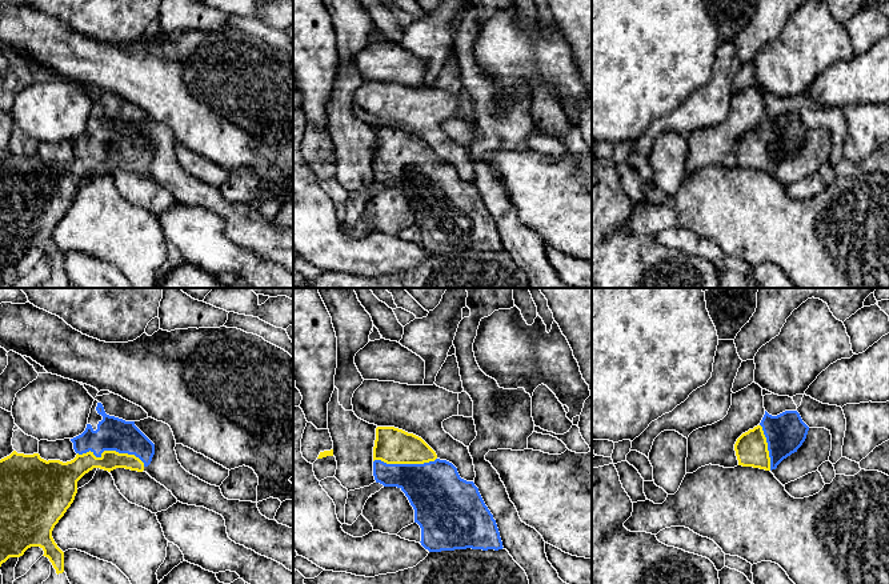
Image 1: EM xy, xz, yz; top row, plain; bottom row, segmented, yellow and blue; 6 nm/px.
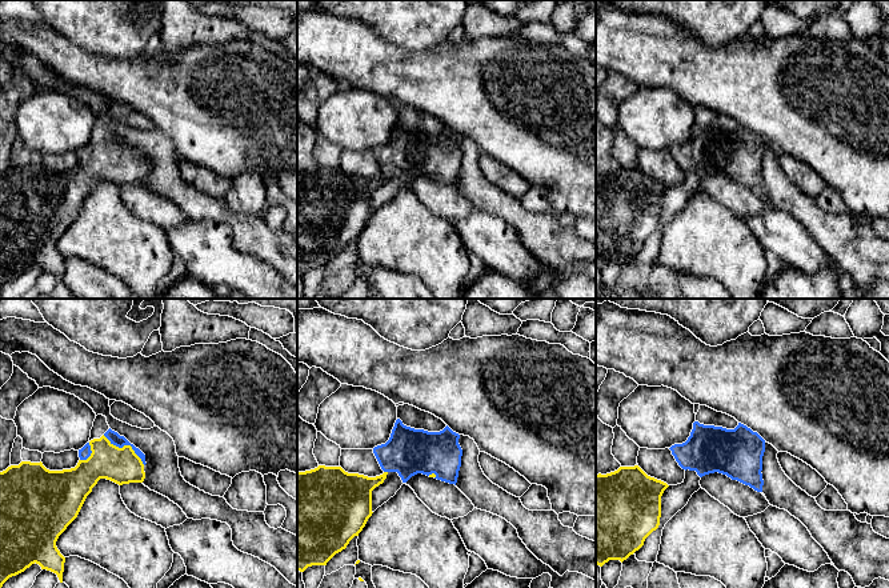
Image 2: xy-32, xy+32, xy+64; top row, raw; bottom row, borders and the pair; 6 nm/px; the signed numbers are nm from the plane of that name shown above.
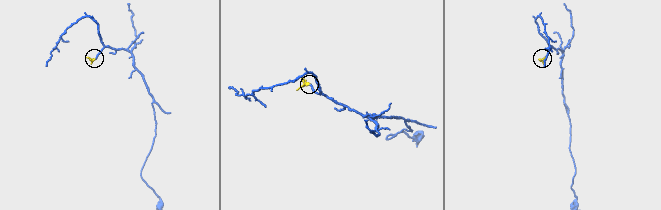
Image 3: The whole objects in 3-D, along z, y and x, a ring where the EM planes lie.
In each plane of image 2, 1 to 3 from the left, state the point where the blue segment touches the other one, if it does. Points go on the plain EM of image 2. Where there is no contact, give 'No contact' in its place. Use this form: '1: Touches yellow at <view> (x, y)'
1: Touches yellow at xy-32 (125, 147)
2: Touches yellow at xy+32 (385, 174)
3: No contact

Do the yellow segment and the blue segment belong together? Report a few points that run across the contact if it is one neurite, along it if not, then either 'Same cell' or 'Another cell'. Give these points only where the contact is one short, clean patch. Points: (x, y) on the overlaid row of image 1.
Line: xy (109, 460), (112, 451), (112, 434). Same cell

